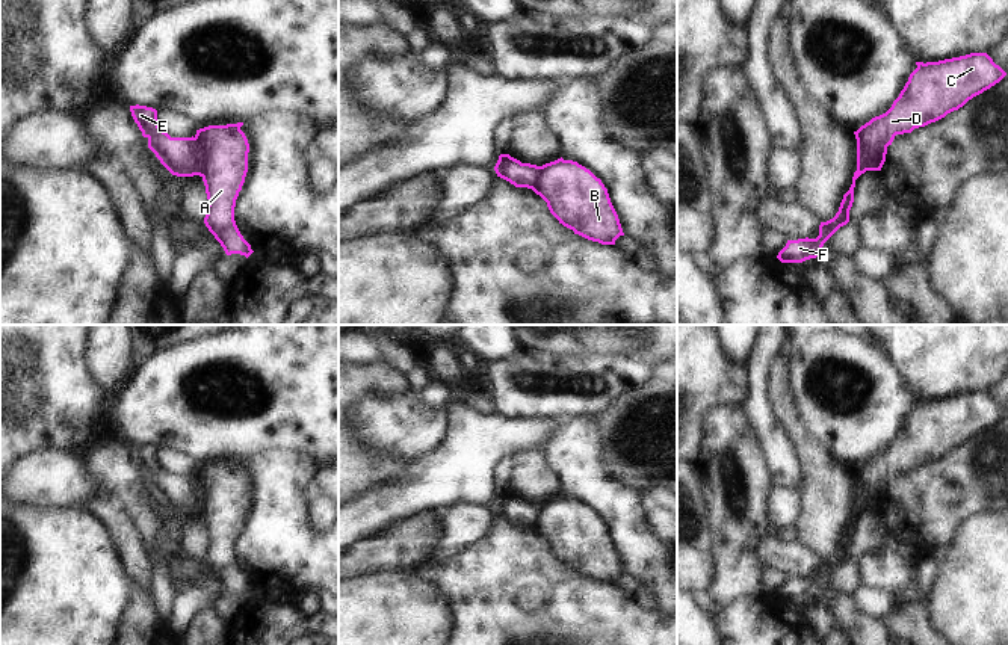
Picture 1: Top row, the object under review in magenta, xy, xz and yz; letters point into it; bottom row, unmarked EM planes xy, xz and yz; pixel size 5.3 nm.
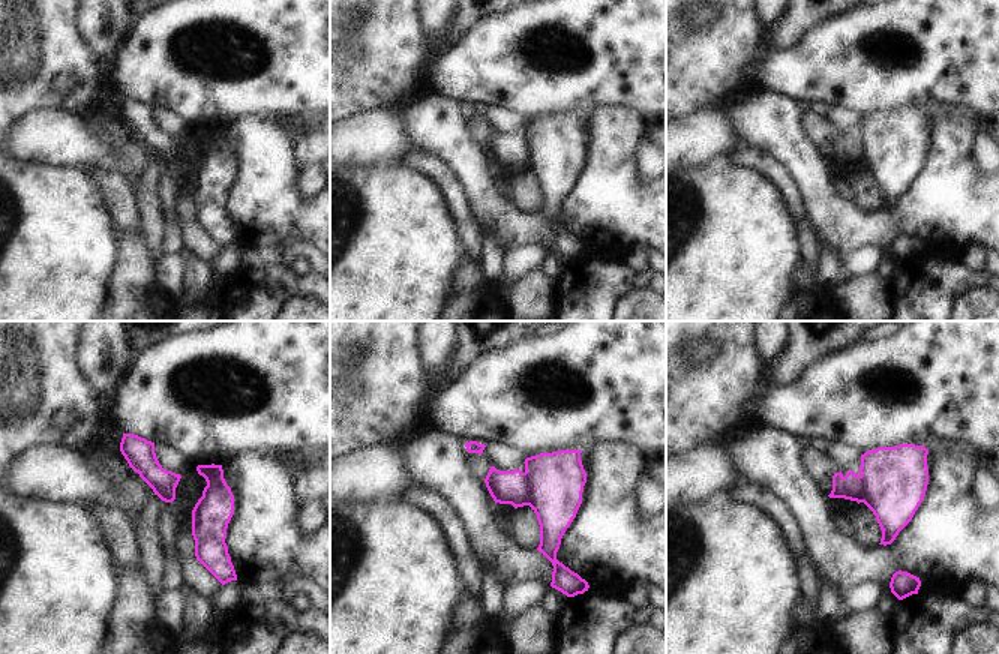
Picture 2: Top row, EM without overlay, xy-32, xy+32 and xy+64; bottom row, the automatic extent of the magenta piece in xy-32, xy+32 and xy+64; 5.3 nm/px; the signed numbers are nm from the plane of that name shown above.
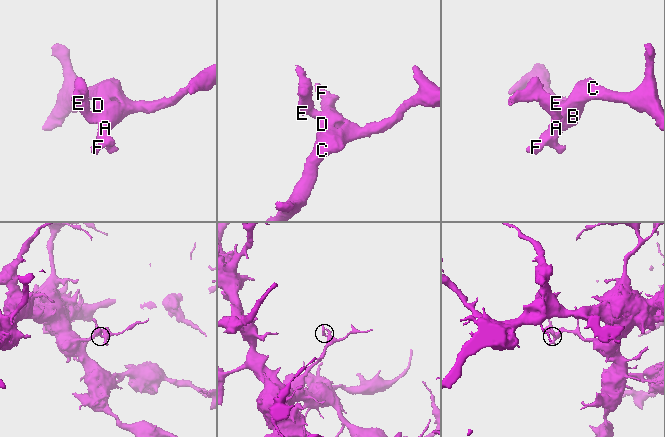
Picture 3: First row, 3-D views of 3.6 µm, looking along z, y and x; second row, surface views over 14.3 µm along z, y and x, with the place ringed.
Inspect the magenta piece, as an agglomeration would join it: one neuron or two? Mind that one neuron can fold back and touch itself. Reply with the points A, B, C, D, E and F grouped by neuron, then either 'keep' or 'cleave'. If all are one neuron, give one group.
groups A B C D F / E; cleave

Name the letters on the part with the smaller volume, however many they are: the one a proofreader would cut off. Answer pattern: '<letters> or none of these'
E

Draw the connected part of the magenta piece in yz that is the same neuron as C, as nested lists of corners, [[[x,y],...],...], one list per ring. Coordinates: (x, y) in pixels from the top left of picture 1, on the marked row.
[[[970,53],[938,62],[916,62],[916,65],[892,107],[854,131],[857,154],[863,157],[864,165],[861,168],[857,165],[852,184],[843,195],[836,216],[821,222],[816,239],[787,240],[777,255],[781,263],[816,258],[824,243],[849,222],[855,180],[866,171],[881,171],[887,147],[896,134],[911,133],[914,128],[945,118],[1006,76],[987,53]]]

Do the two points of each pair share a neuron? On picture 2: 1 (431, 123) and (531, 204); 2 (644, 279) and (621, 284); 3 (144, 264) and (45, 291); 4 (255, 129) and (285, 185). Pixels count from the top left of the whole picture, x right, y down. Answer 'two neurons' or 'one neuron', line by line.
1: two neurons
2: one neuron
3: two neurons
4: one neuron

